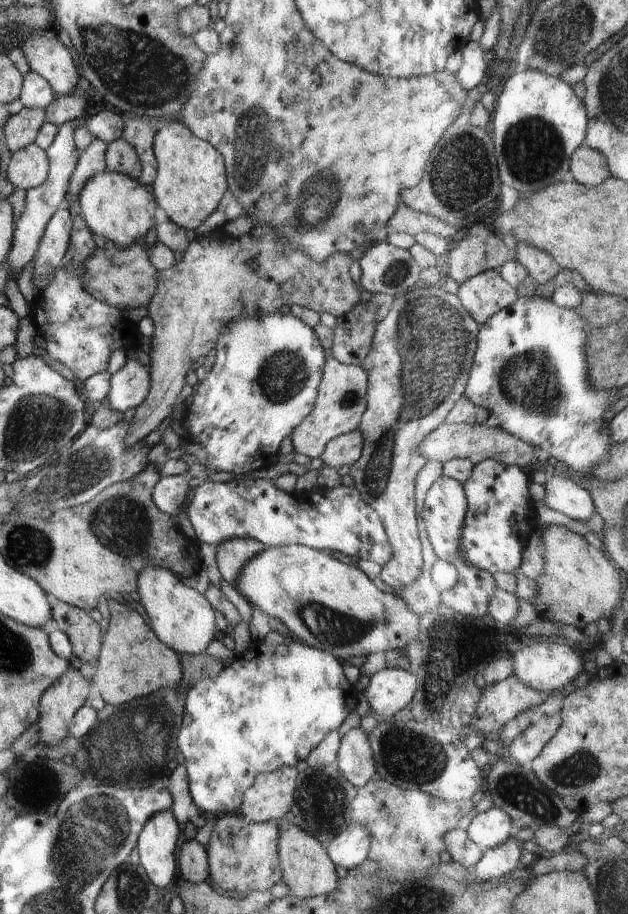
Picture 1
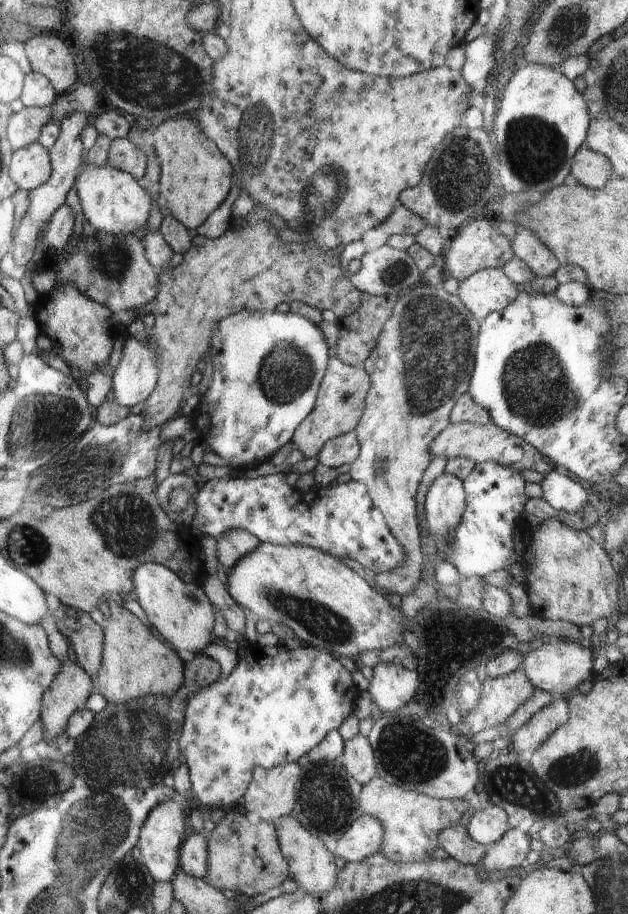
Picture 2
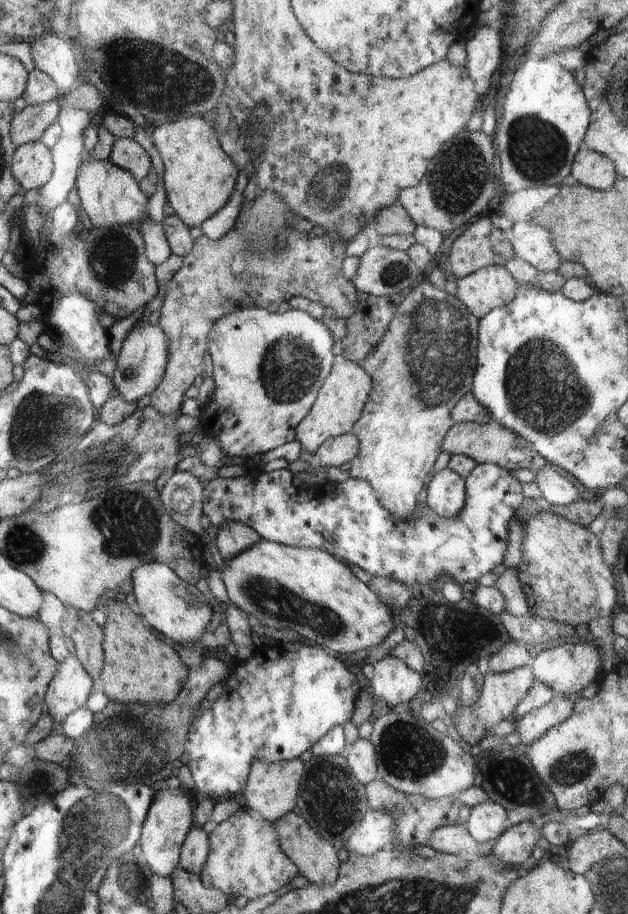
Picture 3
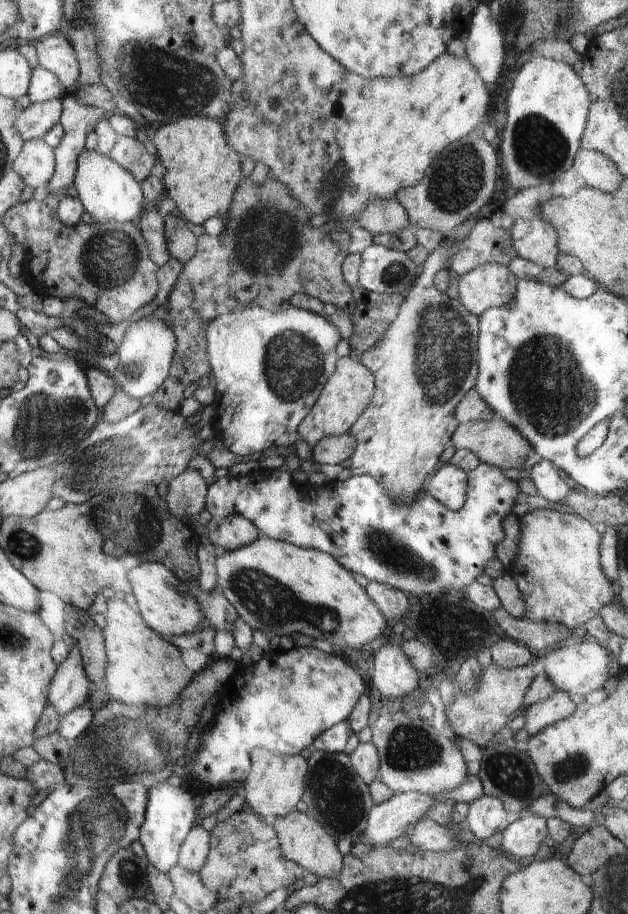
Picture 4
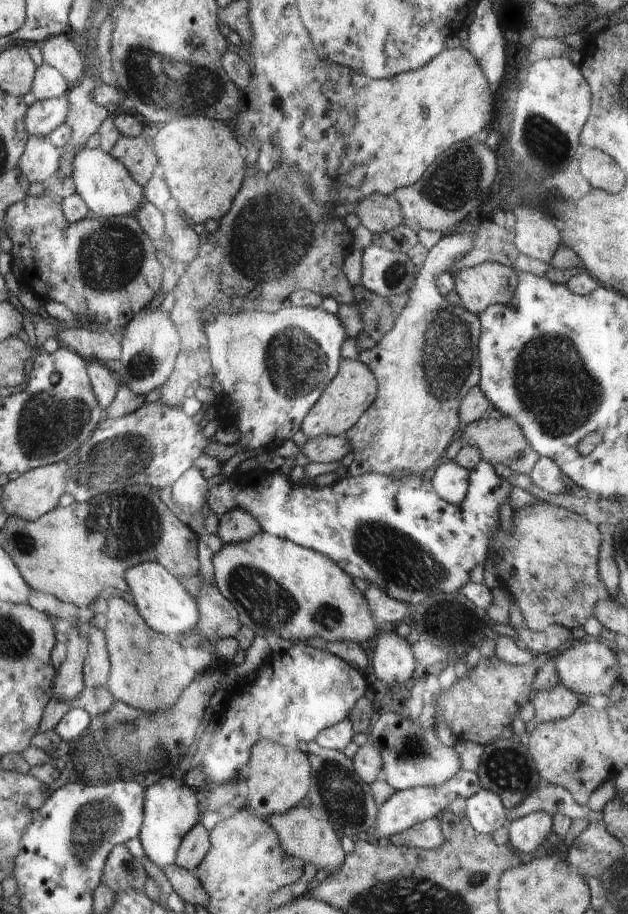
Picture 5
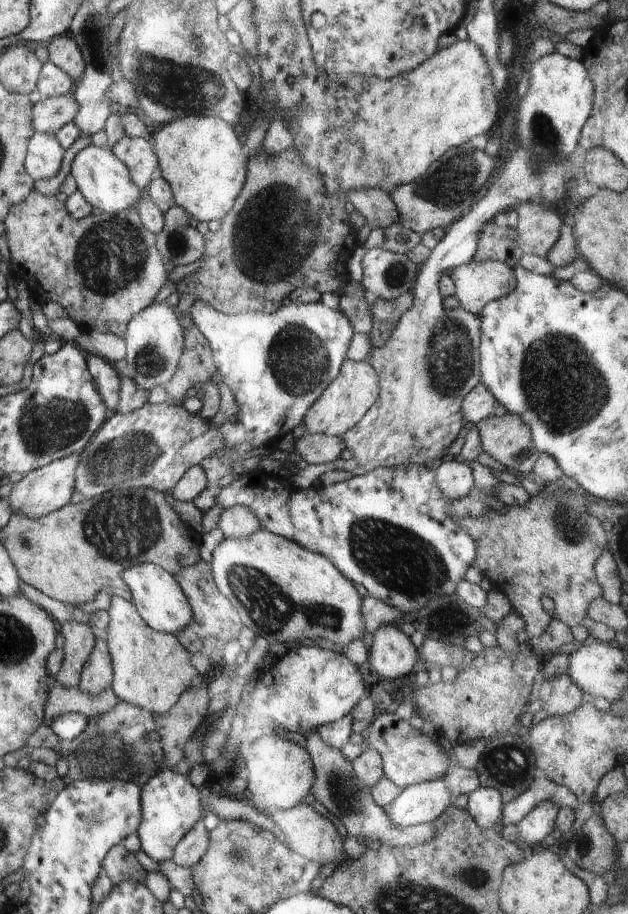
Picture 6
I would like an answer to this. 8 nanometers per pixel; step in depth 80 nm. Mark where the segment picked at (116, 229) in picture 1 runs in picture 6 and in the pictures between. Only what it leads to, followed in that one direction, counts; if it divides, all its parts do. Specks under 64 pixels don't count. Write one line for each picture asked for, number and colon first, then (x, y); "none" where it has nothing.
2: (112, 201)
3: (110, 197)
4: (108, 192)
5: (108, 189)
6: (105, 182)

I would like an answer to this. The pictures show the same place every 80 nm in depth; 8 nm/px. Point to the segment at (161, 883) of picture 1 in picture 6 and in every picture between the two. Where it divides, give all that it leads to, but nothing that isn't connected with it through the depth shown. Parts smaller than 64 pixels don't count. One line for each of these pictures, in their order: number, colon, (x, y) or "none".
2: (161, 838)
3: (168, 821)
4: (171, 813)
5: (171, 812)
6: (171, 805)

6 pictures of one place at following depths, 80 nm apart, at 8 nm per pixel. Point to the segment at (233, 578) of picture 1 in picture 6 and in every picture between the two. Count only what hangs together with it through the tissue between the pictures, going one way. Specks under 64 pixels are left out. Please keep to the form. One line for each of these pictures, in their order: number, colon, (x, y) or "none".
2: (232, 546)
3: (233, 539)
4: (235, 532)
5: (237, 527)
6: (234, 523)

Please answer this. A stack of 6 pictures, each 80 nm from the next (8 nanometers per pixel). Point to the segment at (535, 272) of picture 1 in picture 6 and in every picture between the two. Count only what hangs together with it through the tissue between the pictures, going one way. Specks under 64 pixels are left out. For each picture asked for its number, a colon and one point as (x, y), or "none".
2: (526, 246)
3: (532, 243)
4: (534, 239)
5: (536, 235)
6: (538, 230)

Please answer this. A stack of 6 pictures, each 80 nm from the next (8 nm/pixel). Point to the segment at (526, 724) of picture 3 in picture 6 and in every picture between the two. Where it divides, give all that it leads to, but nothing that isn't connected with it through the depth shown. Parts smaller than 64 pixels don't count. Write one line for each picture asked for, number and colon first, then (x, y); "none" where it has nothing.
4: (559, 706)
5: (557, 703)
6: (560, 696)

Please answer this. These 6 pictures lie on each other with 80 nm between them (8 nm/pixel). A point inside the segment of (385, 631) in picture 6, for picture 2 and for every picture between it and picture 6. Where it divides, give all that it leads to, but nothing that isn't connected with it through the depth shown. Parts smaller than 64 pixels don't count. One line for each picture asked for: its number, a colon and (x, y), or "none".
2: (392, 685)
3: (394, 683)
4: (393, 676)
5: (393, 662)

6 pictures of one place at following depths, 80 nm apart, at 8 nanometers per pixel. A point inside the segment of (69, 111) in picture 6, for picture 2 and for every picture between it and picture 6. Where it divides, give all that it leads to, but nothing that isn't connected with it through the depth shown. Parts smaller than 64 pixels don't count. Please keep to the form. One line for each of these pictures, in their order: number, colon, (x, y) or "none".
2: (25, 127)
3: (30, 124)
4: (38, 119)
5: (44, 116)

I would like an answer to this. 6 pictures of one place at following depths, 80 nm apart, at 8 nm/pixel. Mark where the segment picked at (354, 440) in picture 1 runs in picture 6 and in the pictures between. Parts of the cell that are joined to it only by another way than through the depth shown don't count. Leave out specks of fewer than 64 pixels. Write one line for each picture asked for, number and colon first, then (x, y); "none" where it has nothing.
2: (344, 449)
3: (335, 451)
4: (333, 450)
5: (324, 448)
6: (314, 448)

